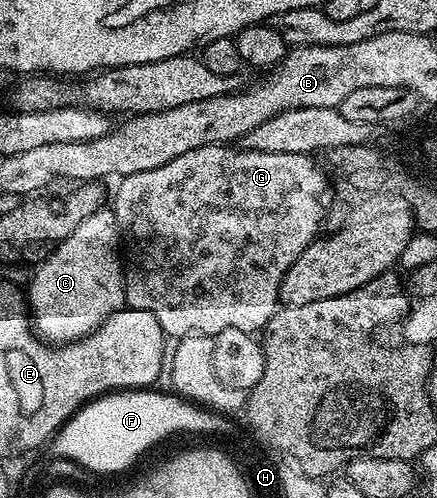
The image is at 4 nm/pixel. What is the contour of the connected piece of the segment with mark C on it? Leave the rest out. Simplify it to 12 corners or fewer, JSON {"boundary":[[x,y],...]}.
{"boundary":[[113,211],[84,218],[34,272],[35,333],[81,340],[126,304]]}

